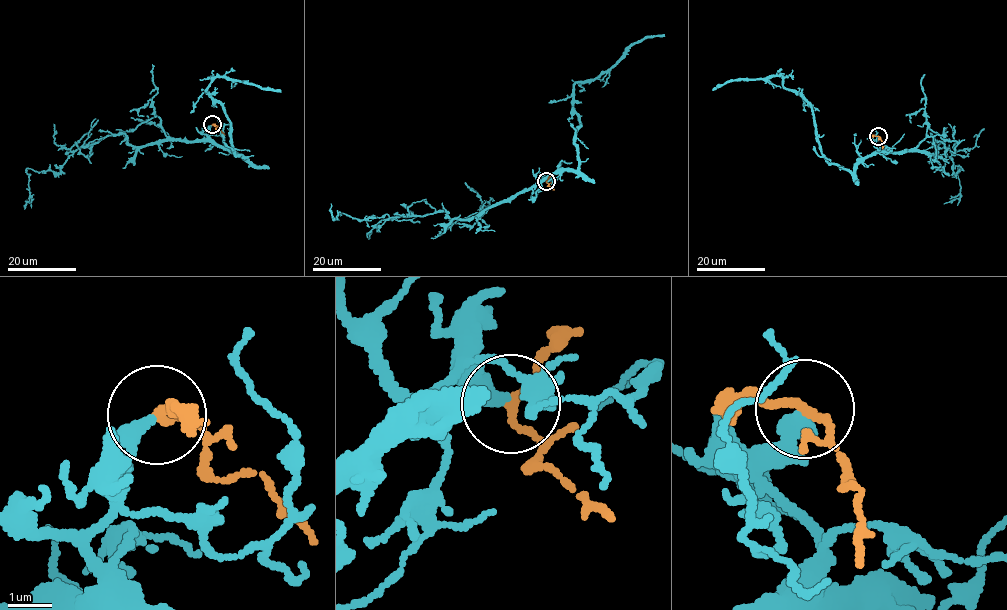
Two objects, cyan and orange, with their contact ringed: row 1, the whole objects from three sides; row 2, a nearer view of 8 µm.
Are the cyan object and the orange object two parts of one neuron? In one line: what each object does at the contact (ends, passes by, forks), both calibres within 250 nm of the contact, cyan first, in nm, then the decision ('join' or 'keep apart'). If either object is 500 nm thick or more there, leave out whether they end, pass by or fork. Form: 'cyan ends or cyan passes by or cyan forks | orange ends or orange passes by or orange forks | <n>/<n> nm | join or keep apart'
cyan ends | orange passes by | 400/180 nm | join

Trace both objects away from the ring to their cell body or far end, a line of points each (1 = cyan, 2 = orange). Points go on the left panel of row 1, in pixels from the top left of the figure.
1: (212, 124), (205, 139), (147, 145), (107, 135), (83, 144), (59, 173), (26, 169), (24, 209)
2: (212, 124), (224, 135)

